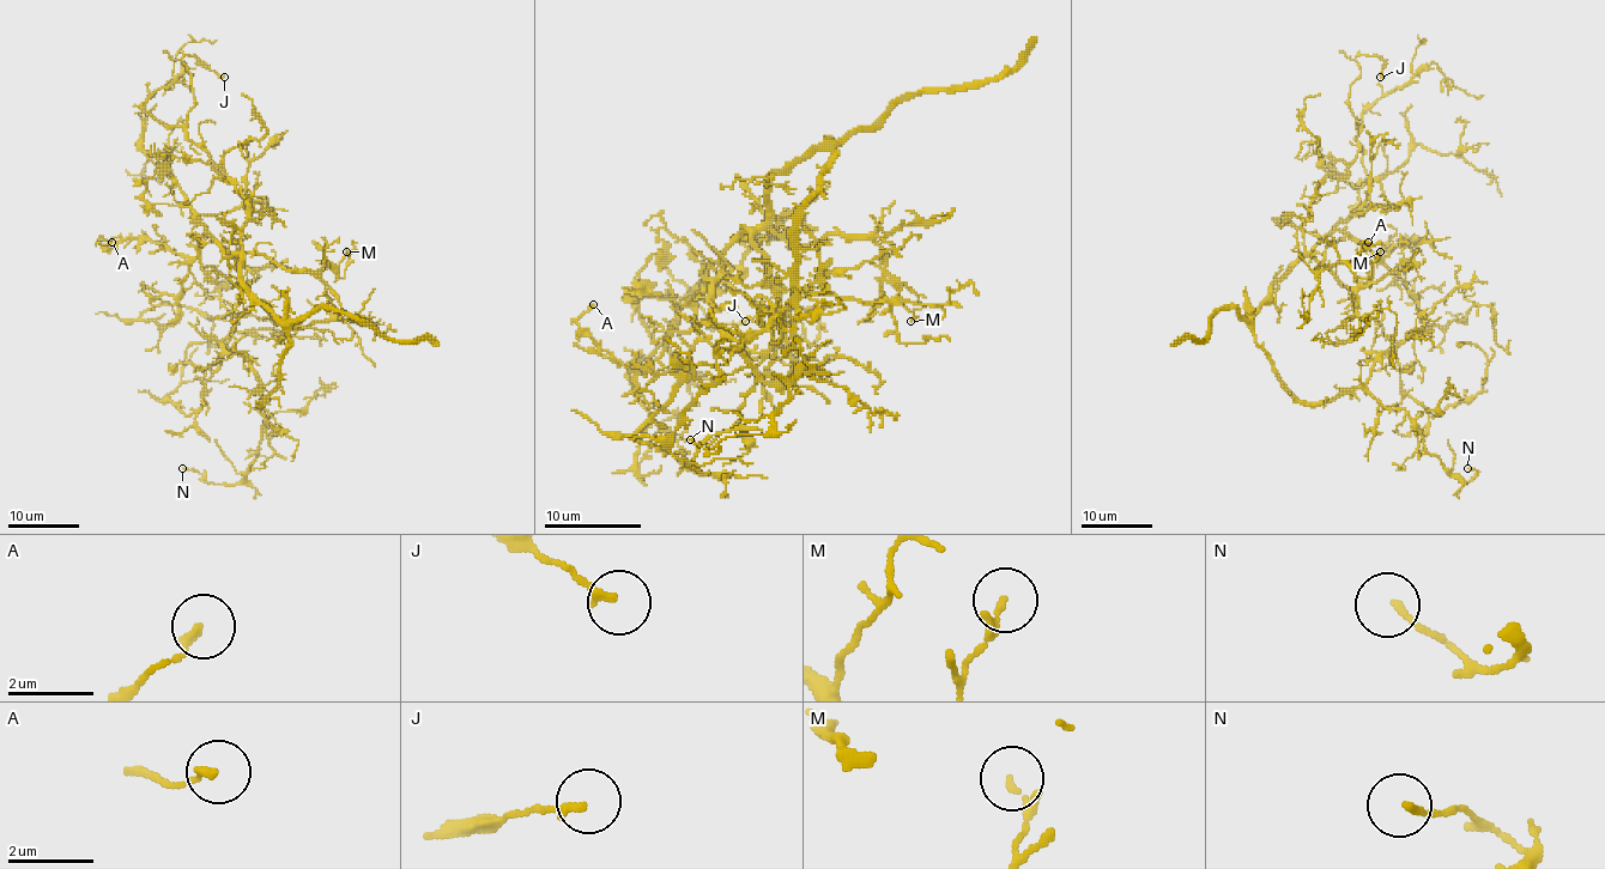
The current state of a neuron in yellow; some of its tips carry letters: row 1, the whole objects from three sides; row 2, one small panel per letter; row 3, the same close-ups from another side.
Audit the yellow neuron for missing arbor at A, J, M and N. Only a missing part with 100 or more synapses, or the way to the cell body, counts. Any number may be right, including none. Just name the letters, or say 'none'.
none

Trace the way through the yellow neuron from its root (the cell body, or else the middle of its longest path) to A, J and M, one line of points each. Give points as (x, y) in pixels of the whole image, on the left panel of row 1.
A: (279, 324), (243, 285), (241, 256), (206, 230), (195, 256), (140, 239), (111, 242)
J: (279, 324), (243, 285), (241, 229), (247, 201), (186, 131), (195, 97), (181, 58), (195, 56), (224, 77)
M: (279, 324), (243, 285), (241, 255), (259, 253), (298, 271), (321, 271), (328, 263), (343, 278), (346, 251)

